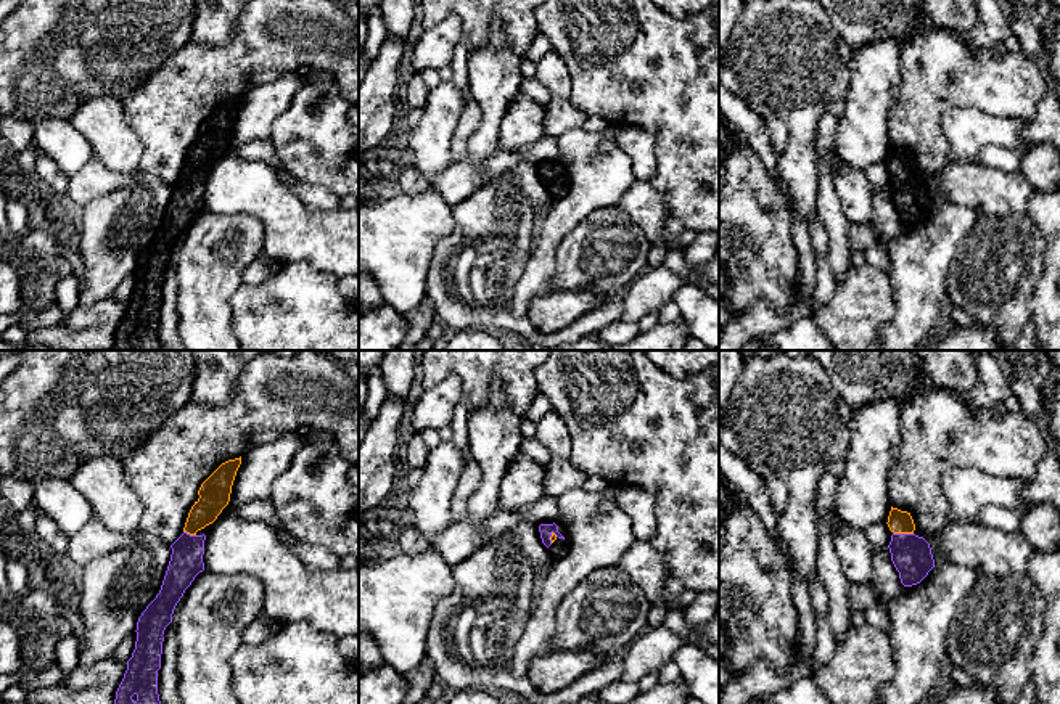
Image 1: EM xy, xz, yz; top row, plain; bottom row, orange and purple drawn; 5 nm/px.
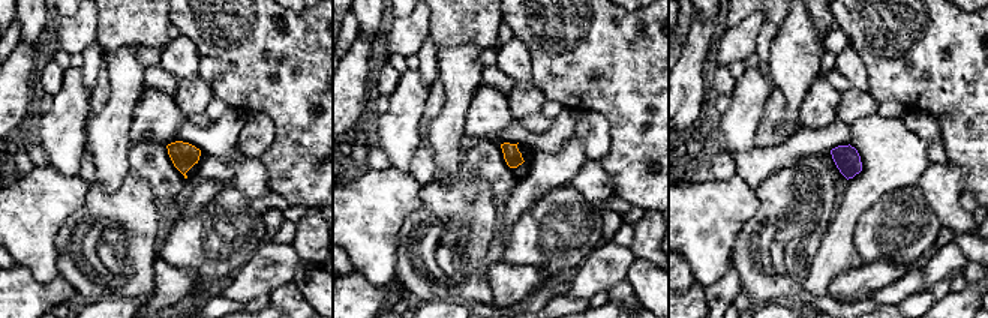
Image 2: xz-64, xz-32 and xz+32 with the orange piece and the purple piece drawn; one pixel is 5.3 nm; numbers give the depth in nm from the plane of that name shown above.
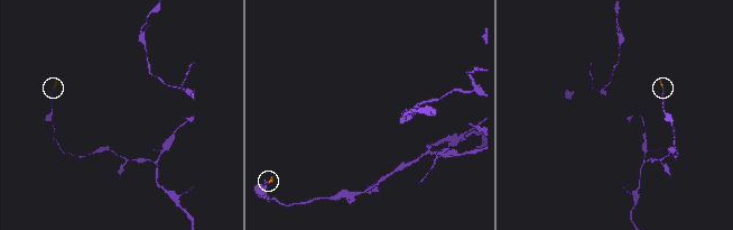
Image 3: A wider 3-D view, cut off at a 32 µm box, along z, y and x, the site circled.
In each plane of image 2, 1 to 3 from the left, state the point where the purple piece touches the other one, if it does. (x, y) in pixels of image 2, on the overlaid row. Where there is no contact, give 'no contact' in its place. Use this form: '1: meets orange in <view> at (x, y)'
1: no contact
2: no contact
3: no contact

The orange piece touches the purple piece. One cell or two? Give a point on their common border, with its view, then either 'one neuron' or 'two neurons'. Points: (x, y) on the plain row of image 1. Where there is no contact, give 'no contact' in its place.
meets orange in yz at (903, 172); one neuron

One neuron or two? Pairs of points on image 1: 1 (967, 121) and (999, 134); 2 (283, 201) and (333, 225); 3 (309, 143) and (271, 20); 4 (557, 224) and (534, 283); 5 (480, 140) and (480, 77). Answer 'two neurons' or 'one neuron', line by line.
1: one neuron
2: one neuron
3: two neurons
4: one neuron
5: one neuron

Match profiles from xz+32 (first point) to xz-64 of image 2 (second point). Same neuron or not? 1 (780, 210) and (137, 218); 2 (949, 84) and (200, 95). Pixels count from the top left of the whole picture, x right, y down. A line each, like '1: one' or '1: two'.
1: one
2: two

